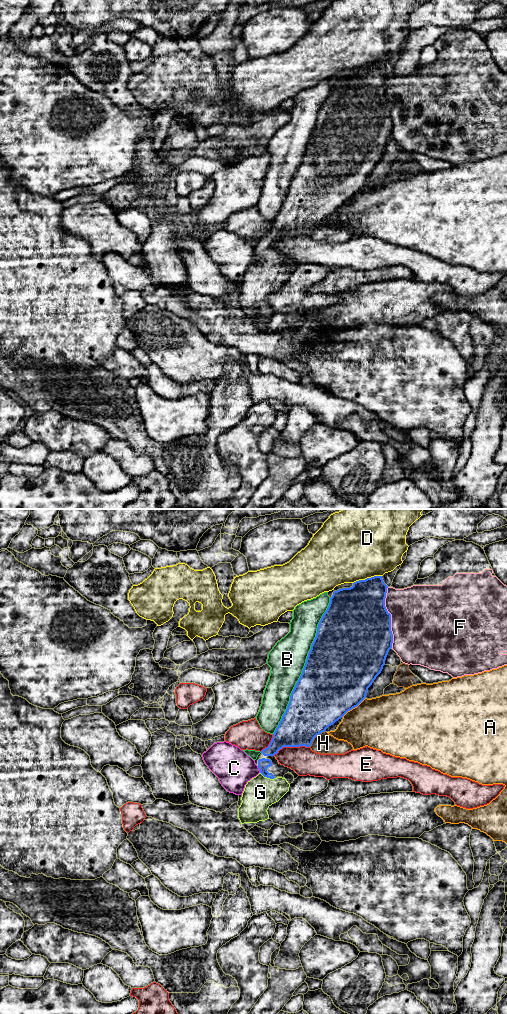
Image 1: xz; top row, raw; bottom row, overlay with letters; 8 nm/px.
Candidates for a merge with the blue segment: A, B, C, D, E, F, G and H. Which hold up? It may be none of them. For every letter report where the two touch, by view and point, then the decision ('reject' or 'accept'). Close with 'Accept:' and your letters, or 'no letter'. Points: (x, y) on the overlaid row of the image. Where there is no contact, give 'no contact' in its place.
A: meets blue in xz at (353, 707); reject
B: meets blue in xz at (304, 666); reject
C: meets blue in xz at (259, 769); reject
D: meets blue in xz at (367, 578); reject
E: meets blue in xz at (291, 746); reject
F: meets blue in xz at (390, 617); reject
G: meets blue in xz at (268, 777); accept
H: meets blue in xz at (315, 736); reject
Accept: G

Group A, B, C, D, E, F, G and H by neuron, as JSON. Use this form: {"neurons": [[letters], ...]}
{"neurons": [["A"], ["B"], ["C"], ["D"], ["E"], ["F"], ["G"], ["H"]]}

